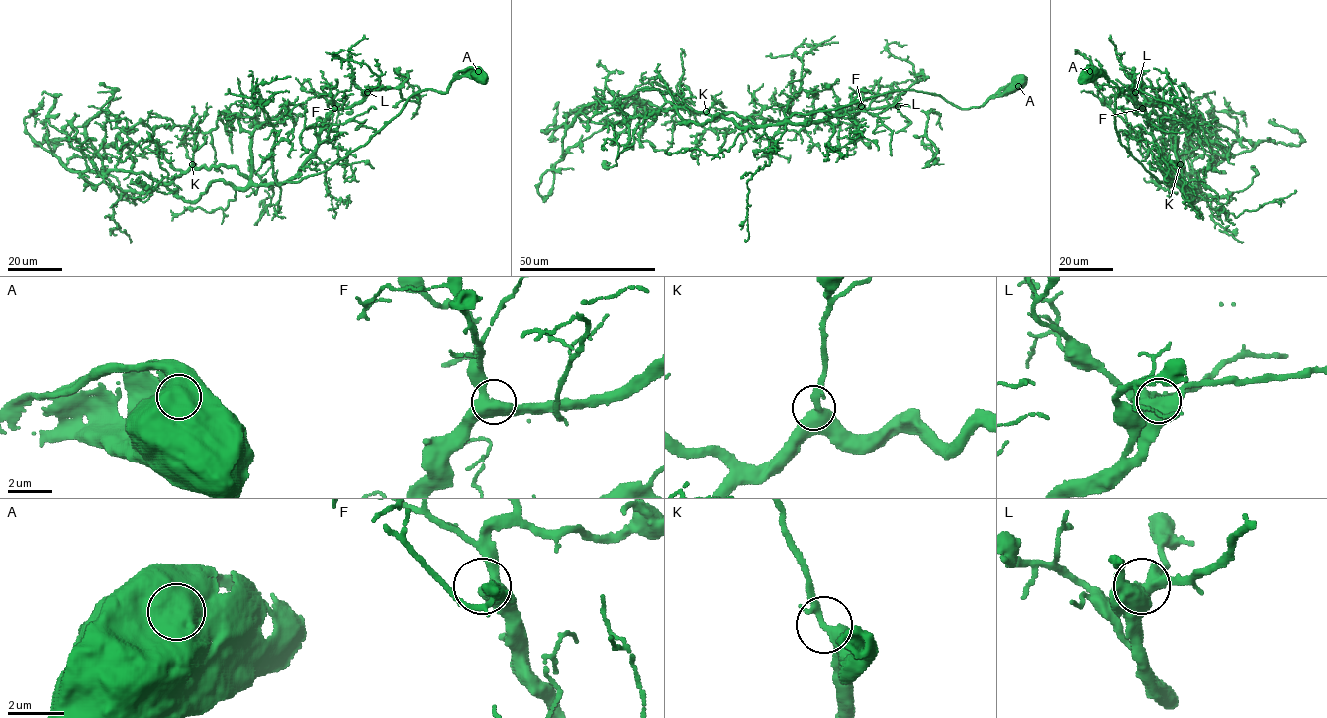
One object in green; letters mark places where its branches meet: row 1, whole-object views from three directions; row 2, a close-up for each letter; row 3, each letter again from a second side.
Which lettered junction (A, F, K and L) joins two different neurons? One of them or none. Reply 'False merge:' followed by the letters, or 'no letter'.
False merge: no letter

